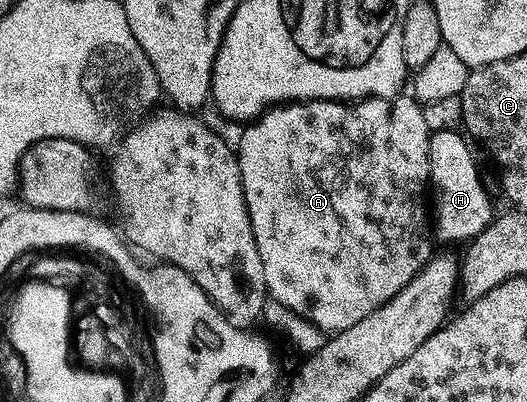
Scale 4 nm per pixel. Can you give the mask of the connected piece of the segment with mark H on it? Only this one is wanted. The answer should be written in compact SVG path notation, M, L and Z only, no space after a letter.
M441 131L431 138L431 184L433 233L447 245L470 243L479 237L497 216L491 197L483 186L472 142L462 132Z

